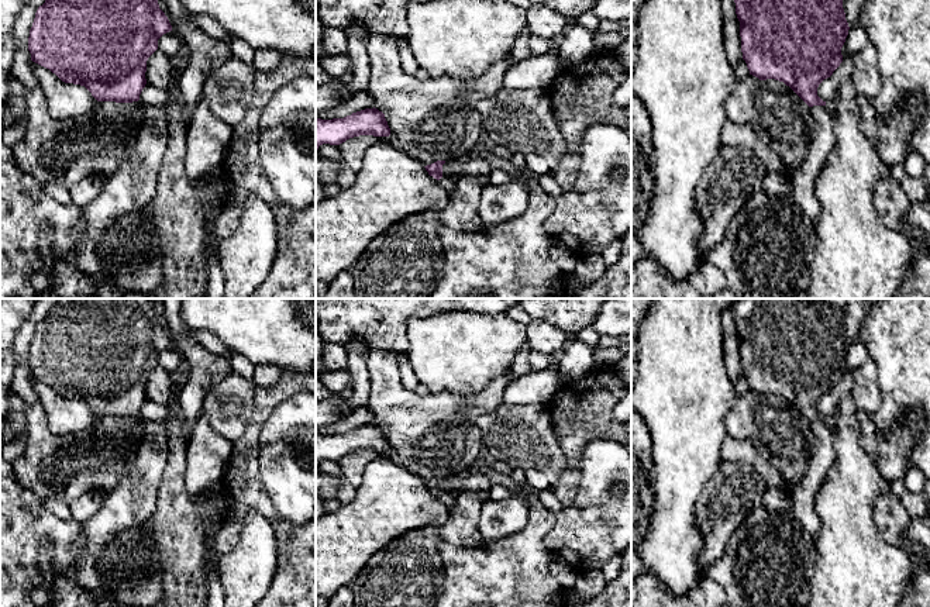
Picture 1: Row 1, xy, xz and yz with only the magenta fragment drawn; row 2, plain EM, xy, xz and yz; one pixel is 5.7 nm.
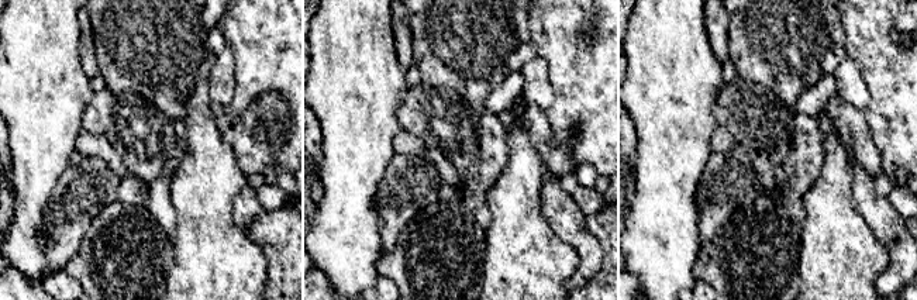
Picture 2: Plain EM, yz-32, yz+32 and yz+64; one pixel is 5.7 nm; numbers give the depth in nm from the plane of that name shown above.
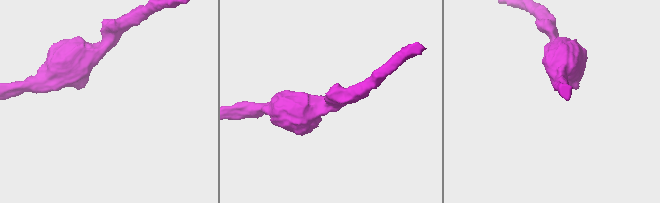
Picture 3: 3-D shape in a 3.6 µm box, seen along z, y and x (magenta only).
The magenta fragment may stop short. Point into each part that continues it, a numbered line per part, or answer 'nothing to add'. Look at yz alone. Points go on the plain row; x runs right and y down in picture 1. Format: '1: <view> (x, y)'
nothing to add

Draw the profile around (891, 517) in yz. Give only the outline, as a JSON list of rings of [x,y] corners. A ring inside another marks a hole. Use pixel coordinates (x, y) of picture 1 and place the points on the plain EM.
[[[888,490],[881,493],[875,500],[874,520],[881,535],[892,546],[896,546],[909,555],[912,561],[910,580],[906,584],[909,590],[916,575],[926,568],[924,548],[905,538],[905,532],[912,518],[909,517],[902,500]]]

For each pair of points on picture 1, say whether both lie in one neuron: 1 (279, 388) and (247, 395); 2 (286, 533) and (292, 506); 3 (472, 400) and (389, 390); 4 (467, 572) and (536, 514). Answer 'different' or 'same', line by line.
1: different
2: different
3: same
4: same

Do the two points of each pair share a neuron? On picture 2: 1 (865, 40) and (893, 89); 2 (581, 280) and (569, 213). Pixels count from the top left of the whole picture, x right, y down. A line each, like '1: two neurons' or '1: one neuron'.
1: one neuron
2: one neuron

